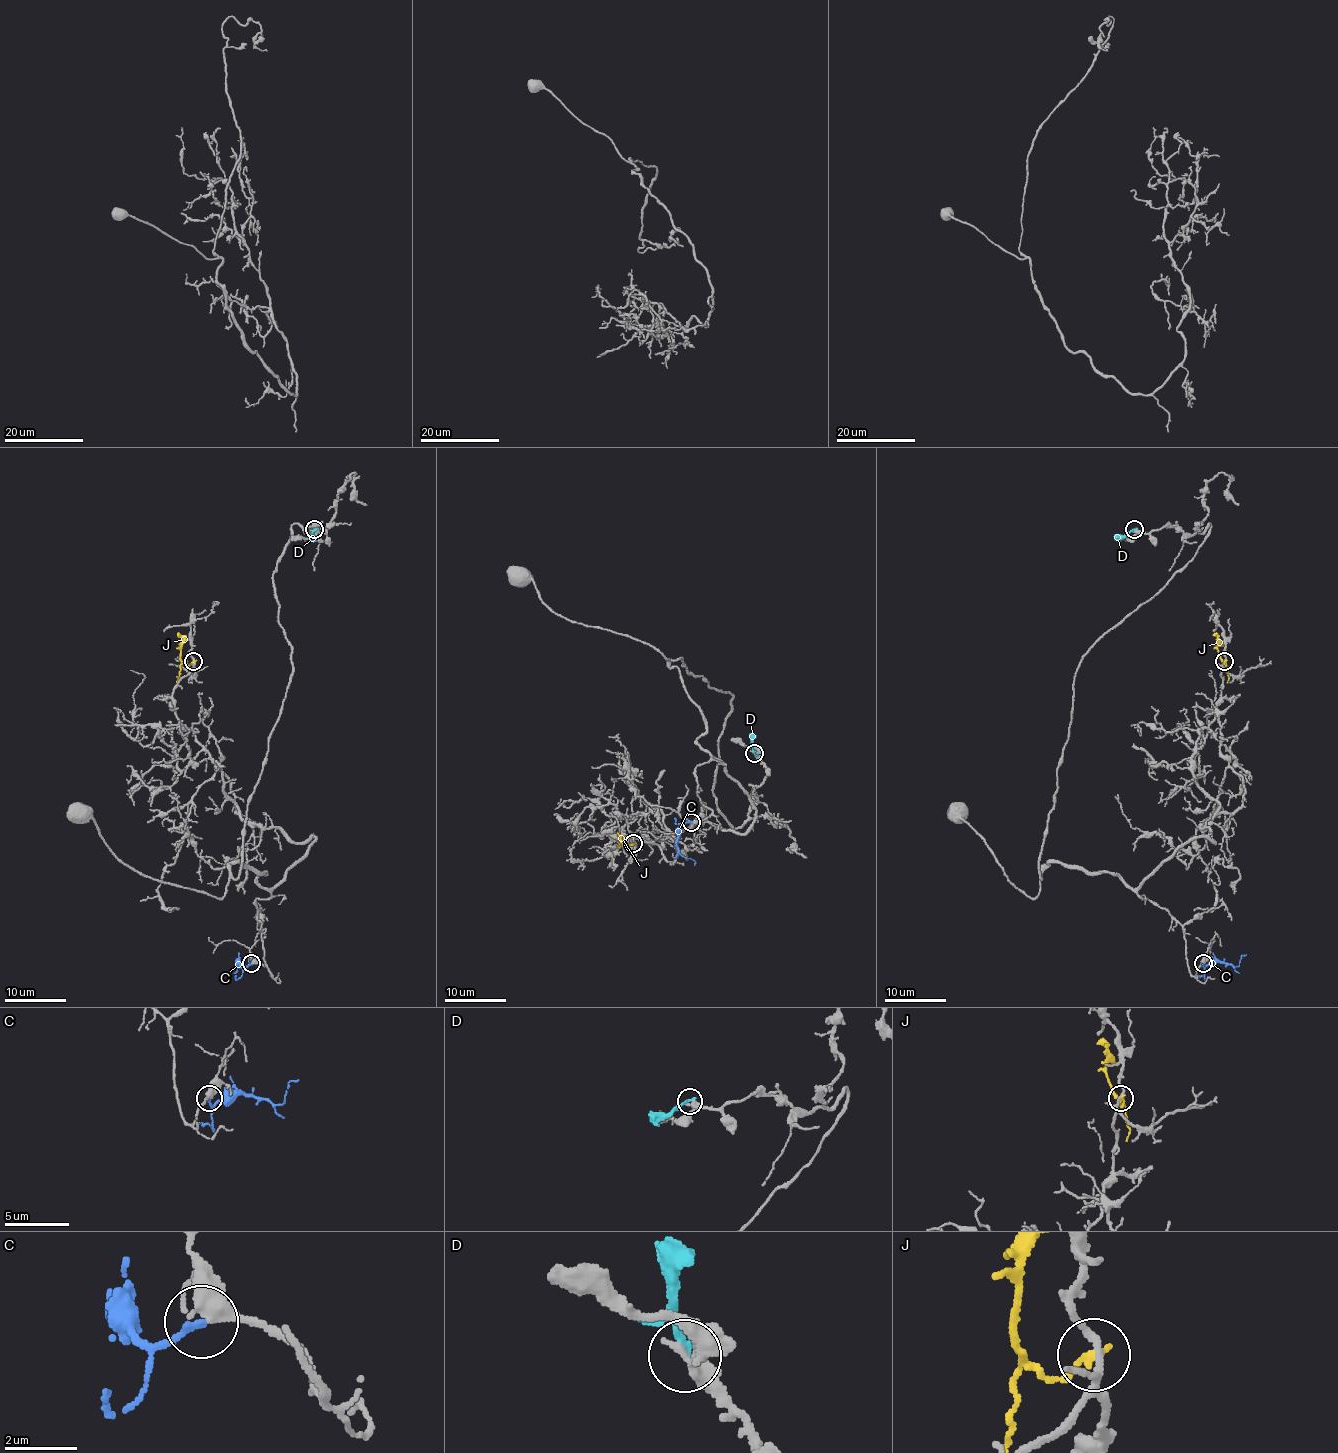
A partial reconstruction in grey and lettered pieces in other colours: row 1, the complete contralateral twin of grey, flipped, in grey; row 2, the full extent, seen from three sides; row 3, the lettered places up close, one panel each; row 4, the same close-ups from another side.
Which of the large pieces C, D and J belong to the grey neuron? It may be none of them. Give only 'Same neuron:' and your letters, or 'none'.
Same neuron: C

